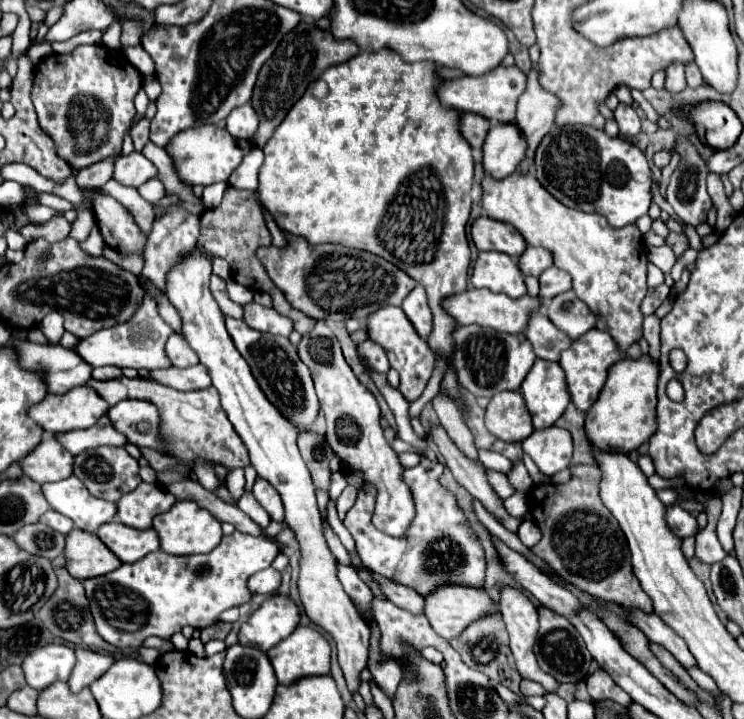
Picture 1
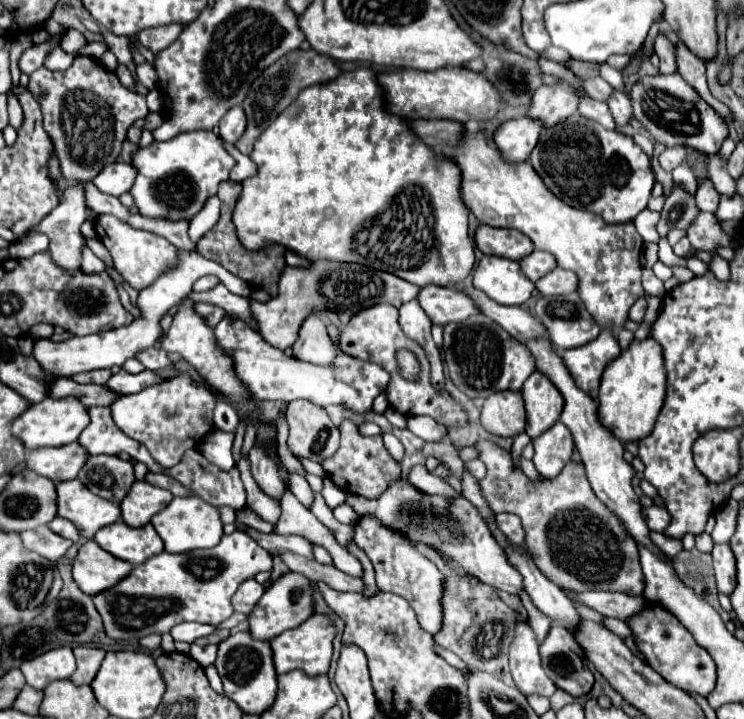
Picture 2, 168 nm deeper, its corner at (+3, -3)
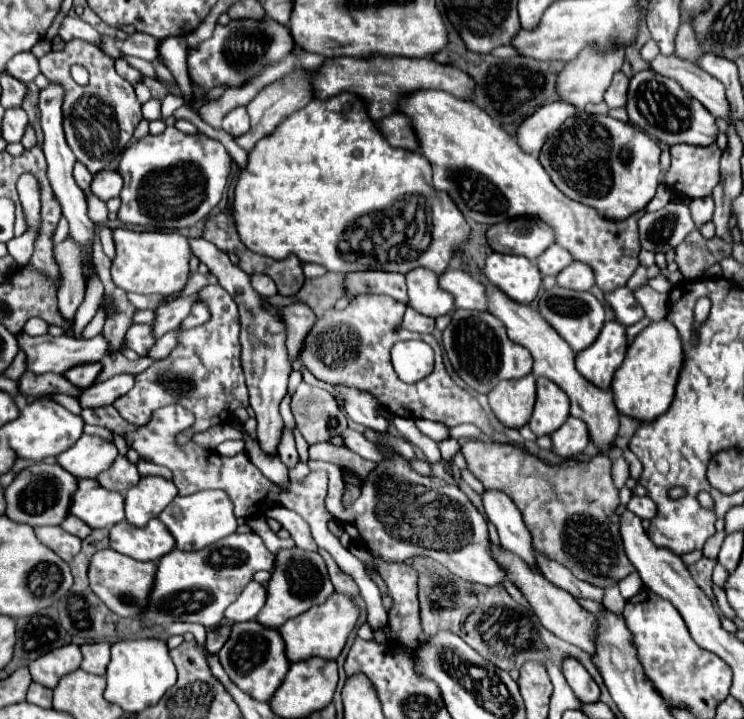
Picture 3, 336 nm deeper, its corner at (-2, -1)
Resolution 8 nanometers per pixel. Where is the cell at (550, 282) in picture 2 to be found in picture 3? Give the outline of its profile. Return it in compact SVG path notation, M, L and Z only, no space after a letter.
M572 262L558 274L558 286L570 290L590 290L594 286L594 272L584 262Z

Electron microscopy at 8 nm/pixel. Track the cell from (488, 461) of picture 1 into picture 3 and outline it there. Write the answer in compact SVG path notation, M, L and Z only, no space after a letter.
M446 438L446 440L438 442L438 448L440 448L440 452L442 452L442 458L448 462L448 460L454 458L454 452L458 452L460 444L458 444L458 440L454 440L454 438Z

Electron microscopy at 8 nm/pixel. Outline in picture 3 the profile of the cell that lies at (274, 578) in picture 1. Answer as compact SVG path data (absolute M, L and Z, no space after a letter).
M250 582L238 596L238 600L224 610L224 618L232 622L254 620L256 614L262 610L264 602L266 602L266 588L258 582Z

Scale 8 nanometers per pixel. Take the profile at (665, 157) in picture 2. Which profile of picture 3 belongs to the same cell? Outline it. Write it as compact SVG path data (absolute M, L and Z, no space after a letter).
M676 144L670 148L670 152L672 162L664 174L664 182L670 192L688 198L710 196L714 186L720 182L722 150L716 144Z

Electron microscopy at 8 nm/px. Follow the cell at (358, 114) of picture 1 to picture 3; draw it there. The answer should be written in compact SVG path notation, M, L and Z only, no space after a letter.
M354 94L312 100L288 116L272 136L260 140L250 150L246 168L238 174L232 216L248 250L274 260L294 254L302 264L314 262L338 274L358 270L406 274L410 268L422 266L440 276L452 258L464 250L470 232L450 196L434 190L430 162L420 152L406 152L386 144L368 118L364 102Z

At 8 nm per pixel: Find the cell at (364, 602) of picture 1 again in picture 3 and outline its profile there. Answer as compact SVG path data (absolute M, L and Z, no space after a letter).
M274 506L274 508L268 508L264 512L264 516L278 520L290 532L290 536L298 544L298 548L306 548L306 550L316 550L318 548L314 544L312 534L310 534L310 526L296 512L288 510L288 508L282 508L282 506Z

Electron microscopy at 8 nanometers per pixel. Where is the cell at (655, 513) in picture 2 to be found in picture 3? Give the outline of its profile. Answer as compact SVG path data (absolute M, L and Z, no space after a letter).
M632 496L630 502L626 504L626 508L630 512L634 512L636 516L646 518L646 520L652 520L654 512L656 512L656 504L648 496Z

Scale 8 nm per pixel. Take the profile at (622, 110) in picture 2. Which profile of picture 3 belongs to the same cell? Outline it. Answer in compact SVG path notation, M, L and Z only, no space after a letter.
M616 72L608 90L604 92L604 102L610 108L620 108L626 104L626 90L628 90L628 78L624 76L624 72Z

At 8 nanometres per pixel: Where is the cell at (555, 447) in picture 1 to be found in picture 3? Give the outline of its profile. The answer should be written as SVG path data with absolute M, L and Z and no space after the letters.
M572 416L550 438L554 442L554 452L560 454L562 458L576 456L576 454L580 454L590 444L588 426L582 420L572 418Z

